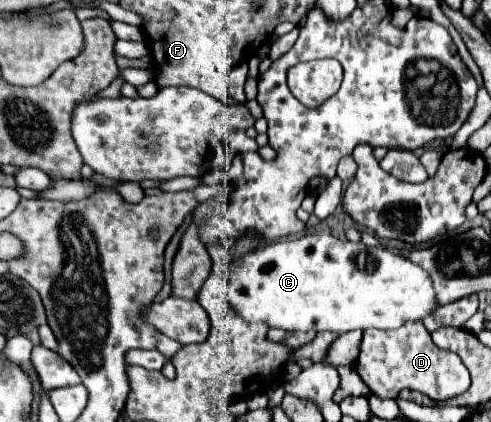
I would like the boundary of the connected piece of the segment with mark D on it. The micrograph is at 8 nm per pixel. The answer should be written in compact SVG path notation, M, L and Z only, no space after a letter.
M406 323L390 331L364 331L354 369L370 391L382 399L398 397L402 389L412 389L428 395L434 403L440 403L462 395L470 387L470 373L466 371L462 359L436 347L422 323Z

